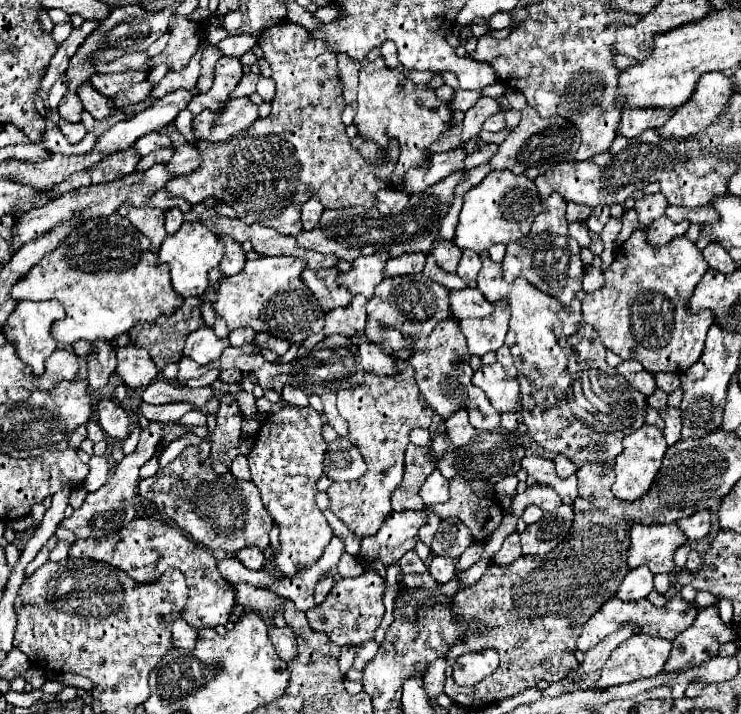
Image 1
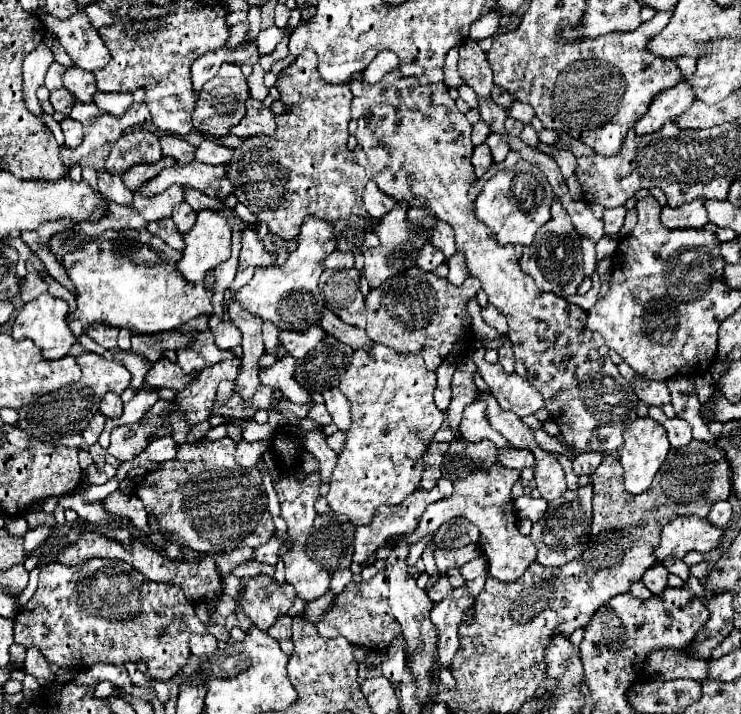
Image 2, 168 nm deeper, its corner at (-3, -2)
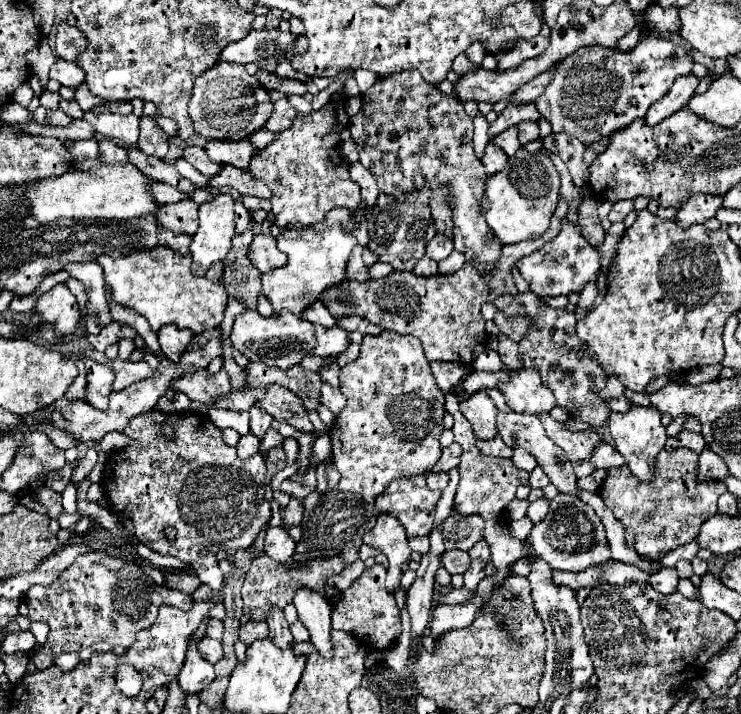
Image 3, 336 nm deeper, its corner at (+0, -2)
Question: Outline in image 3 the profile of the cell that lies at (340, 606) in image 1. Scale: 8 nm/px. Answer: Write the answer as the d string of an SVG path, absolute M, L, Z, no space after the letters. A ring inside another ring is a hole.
M375 563L373 567L367 567L361 577L357 577L353 585L341 593L339 603L333 605L331 627L351 633L369 651L389 649L401 635L399 607L395 603L395 597L385 587L385 573L387 571L383 565Z

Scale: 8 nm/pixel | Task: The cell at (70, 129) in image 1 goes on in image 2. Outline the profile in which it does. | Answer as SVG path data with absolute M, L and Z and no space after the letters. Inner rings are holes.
M65 117L62 119L62 131L64 131L65 144L68 147L76 147L82 143L82 124L76 120L71 119L70 117Z

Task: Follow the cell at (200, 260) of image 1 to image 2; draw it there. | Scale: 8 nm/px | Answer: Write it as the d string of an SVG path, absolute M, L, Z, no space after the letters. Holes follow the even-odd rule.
M202 209L198 219L184 235L184 251L178 271L188 283L200 283L208 271L230 257L230 227L222 213Z

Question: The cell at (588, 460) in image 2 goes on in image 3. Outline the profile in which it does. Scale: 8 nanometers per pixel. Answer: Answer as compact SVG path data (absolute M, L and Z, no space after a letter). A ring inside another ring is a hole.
M603 443L595 455L591 457L591 461L595 463L597 469L611 469L611 467L623 467L625 465L625 459L623 455L619 455L619 451L615 451L615 447Z

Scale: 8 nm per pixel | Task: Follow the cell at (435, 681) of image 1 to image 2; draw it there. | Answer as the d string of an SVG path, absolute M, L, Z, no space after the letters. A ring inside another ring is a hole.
M466 587L454 589L442 603L434 605L430 619L438 627L438 663L450 665L458 649L458 625L468 609L472 609L474 599L468 595Z

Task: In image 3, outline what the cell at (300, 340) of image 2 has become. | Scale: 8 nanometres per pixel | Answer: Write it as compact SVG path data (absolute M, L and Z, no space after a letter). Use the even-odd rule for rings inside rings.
M335 323L333 327L315 325L315 333L317 333L315 353L319 357L339 357L351 345L349 333L343 331L343 327L339 327L339 323Z

